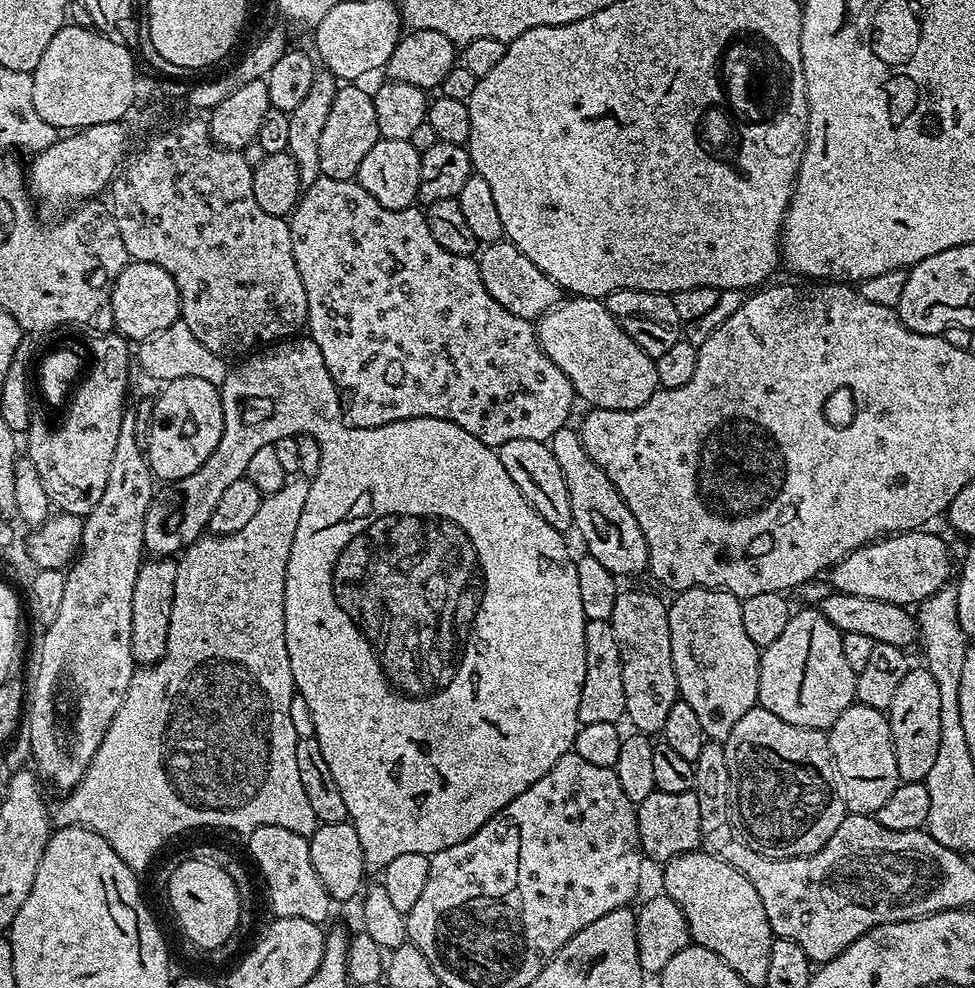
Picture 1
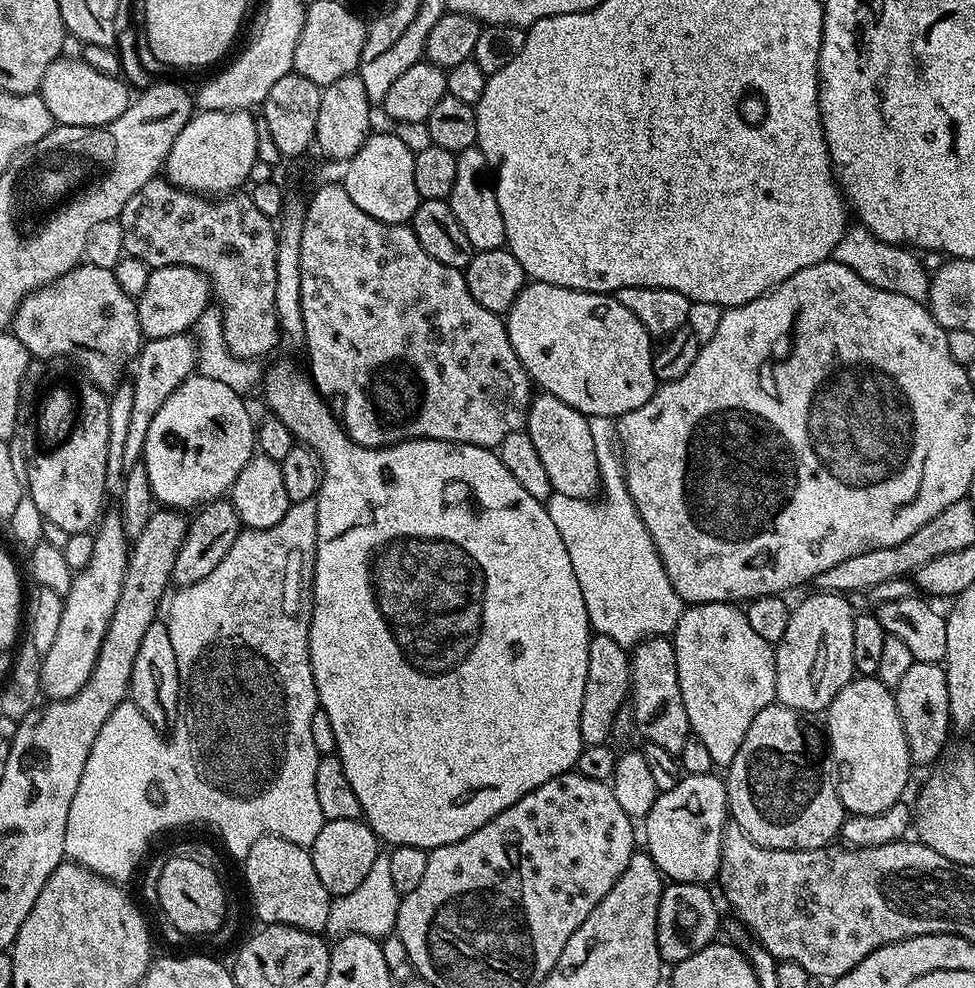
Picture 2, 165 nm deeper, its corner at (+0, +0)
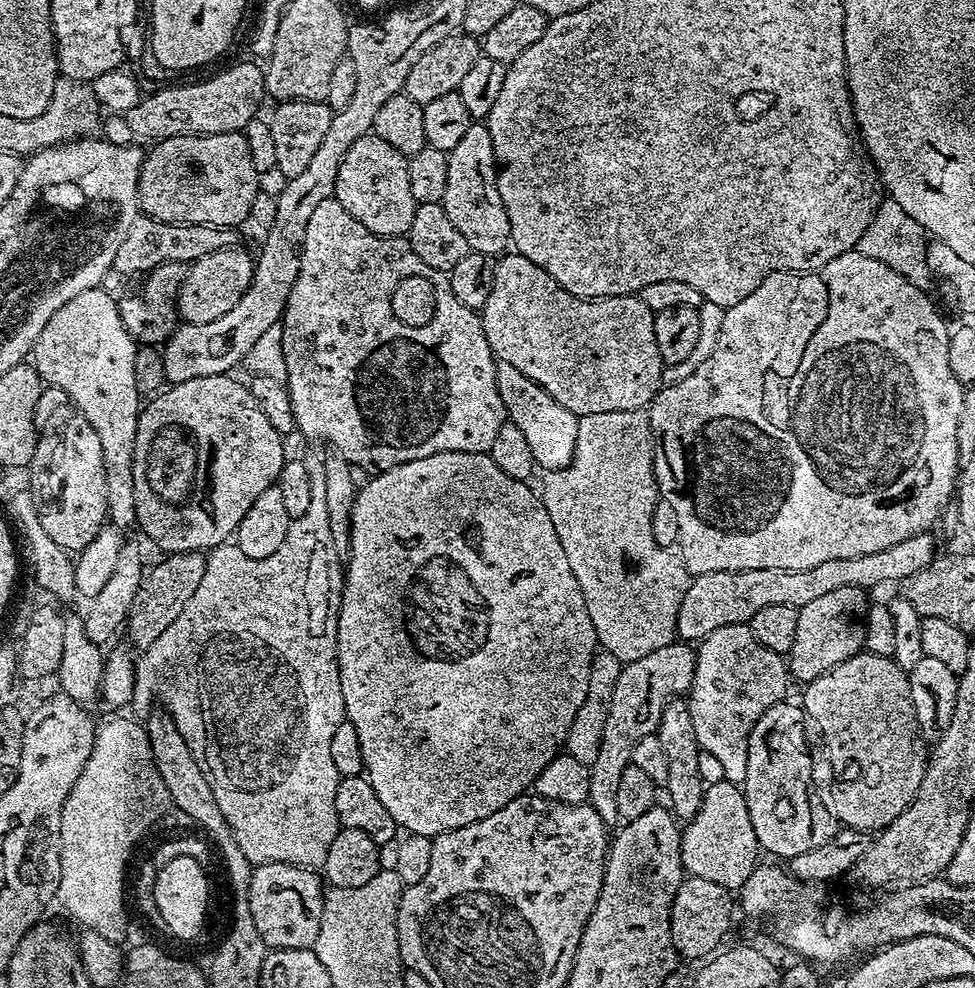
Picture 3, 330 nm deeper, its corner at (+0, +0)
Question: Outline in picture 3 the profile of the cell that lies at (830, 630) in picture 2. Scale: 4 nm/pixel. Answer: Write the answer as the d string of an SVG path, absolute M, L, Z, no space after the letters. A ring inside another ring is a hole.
M841 586L822 594L798 610L798 630L794 646L786 653L786 663L793 681L807 682L829 672L838 662L856 656L864 647L864 619L870 603L863 588Z

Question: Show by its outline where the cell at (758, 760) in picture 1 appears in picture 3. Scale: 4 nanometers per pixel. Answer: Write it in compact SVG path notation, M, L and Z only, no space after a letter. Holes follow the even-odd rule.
M788 703L770 706L770 710L758 718L750 734L746 778L742 785L754 834L761 849L772 858L806 854L806 850L822 846L838 831L838 821L825 797L823 800L812 785L812 756L808 753L808 736L804 733L803 707L799 703Z

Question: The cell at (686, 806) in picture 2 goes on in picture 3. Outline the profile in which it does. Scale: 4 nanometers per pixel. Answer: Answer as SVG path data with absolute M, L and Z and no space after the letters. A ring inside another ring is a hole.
M724 779L705 787L700 809L692 820L683 825L680 853L688 876L718 882L718 886L729 890L739 890L744 885L761 859L762 849L754 834L754 825L750 823L750 810L746 810L741 785Z

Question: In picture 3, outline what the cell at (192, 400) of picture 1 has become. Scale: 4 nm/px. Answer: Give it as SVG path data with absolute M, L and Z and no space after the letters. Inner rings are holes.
M231 375L222 376L202 376L200 378L190 378L181 384L174 384L165 387L165 392L161 396L156 396L152 401L145 403L140 409L138 418L138 428L134 434L134 506L136 507L136 524L141 528L154 543L160 548L165 548L165 553L184 551L211 550L217 548L219 544L225 543L235 533L238 522L246 510L250 508L254 498L266 488L275 485L276 479L280 476L280 471L286 459L284 453L285 437L280 435L280 431L262 414L262 406L254 402L254 394L248 388L247 383L239 384L236 380L231 380Z

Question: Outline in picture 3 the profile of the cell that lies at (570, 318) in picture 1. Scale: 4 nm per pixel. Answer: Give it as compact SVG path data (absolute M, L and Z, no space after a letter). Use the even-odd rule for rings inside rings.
M512 250L507 254L501 255L496 260L494 270L494 286L490 290L490 298L486 298L483 309L480 312L480 321L486 334L486 342L490 342L490 350L497 360L510 362L510 366L515 366L517 370L522 370L526 378L538 382L554 402L562 402L566 410L570 410L577 418L589 416L590 414L610 414L611 412L638 412L647 409L652 399L660 393L662 381L666 371L666 365L658 354L658 342L654 342L654 314L646 302L642 302L639 295L634 296L599 296L596 300L587 300L584 296L570 294L542 266L534 266L530 258L521 256L519 252Z

